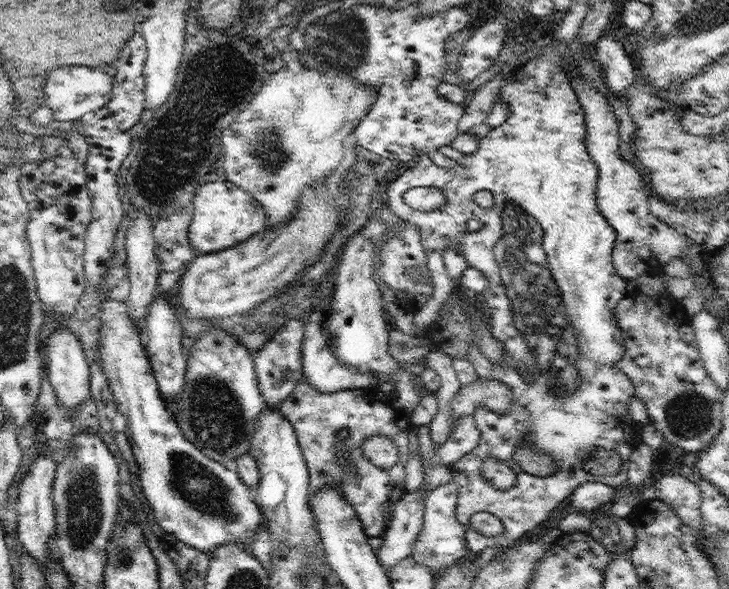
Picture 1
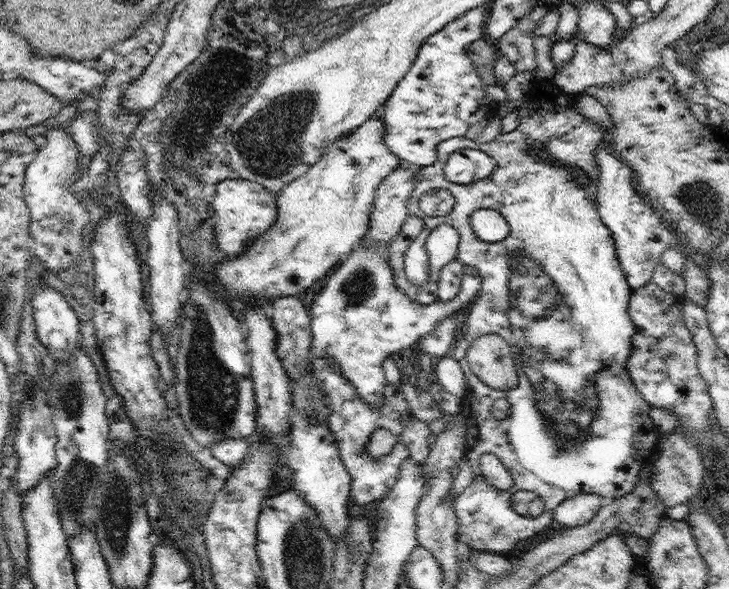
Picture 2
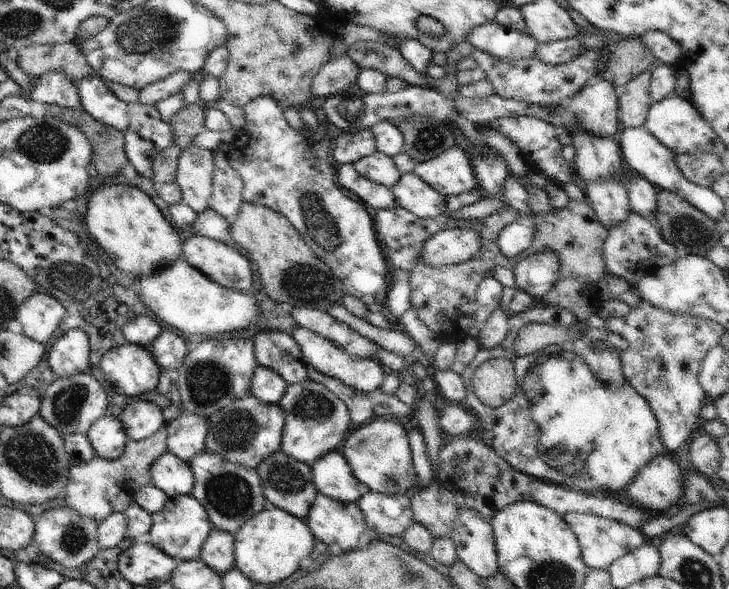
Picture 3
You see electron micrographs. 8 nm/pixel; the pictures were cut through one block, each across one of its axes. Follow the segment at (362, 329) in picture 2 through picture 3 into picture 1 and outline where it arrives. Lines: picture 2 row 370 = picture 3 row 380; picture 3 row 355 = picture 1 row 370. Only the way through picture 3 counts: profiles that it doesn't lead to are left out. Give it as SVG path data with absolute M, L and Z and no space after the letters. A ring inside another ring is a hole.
M329 296L320 304L320 308L310 316L310 322L306 320L304 328L305 336L301 349L303 378L306 378L306 380L308 380L316 390L320 390L322 394L340 392L346 389L379 386L379 382L383 380L383 377L379 374L367 374L366 372L364 372L364 374L362 374L362 372L351 373L344 364L338 363L334 357L328 339L327 314L329 314L329 300L331 300L331 298L328 297Z

